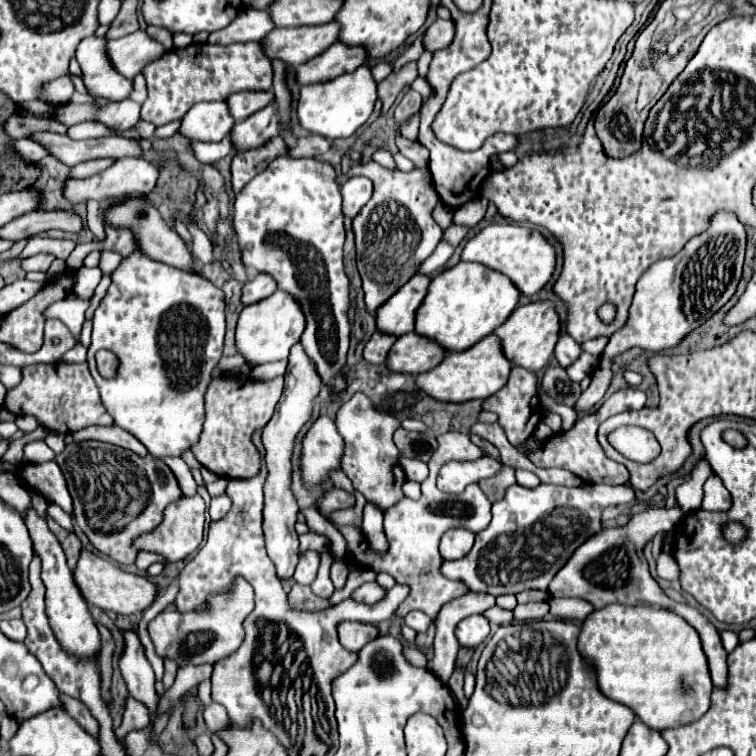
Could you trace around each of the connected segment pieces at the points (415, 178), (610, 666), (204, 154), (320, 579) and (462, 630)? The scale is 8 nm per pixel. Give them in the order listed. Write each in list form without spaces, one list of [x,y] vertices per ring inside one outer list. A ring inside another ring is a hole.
[[[377,162],[357,164],[349,174],[336,178],[342,186],[351,176],[367,176],[373,182],[373,196],[369,204],[353,218],[353,232],[357,240],[357,268],[363,280],[367,312],[375,314],[413,274],[419,266],[433,254],[437,248],[443,230],[433,220],[431,212],[439,202],[431,174],[427,168],[415,168],[411,172],[387,170]]]
[[[611,604],[589,614],[581,626],[579,650],[583,658],[595,668],[601,692],[625,706],[629,706],[637,718],[655,730],[679,728],[699,720],[709,710],[709,696],[713,690],[707,658],[701,648],[697,630],[687,624],[681,616],[647,606],[623,606]]]
[[[225,136],[221,142],[193,142],[193,152],[195,158],[201,162],[219,162],[221,158],[225,158],[227,154],[235,152],[235,146],[231,142],[231,136]]]
[[[323,552],[319,554],[321,556],[321,564],[319,564],[319,572],[317,572],[317,578],[313,580],[311,584],[311,590],[315,590],[315,594],[319,594],[321,598],[329,598],[333,594],[333,582],[329,578],[329,566],[333,562],[331,554],[329,552]]]
[[[481,614],[469,616],[457,624],[457,640],[461,646],[475,648],[489,636],[489,622]]]

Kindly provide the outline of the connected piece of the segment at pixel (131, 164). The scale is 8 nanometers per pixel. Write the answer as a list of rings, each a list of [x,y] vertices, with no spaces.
[[[121,158],[115,160],[113,166],[103,170],[101,174],[81,178],[81,180],[69,180],[65,188],[65,198],[71,200],[71,204],[87,202],[89,198],[103,200],[103,198],[113,198],[119,194],[149,194],[155,188],[155,182],[159,178],[159,172],[163,168],[163,160],[145,160],[145,158]]]

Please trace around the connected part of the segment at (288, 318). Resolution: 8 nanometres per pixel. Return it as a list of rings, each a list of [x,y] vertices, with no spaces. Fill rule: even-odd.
[[[277,290],[269,298],[263,298],[255,304],[249,304],[243,308],[239,322],[237,322],[237,350],[245,356],[247,362],[275,362],[289,356],[289,350],[293,344],[299,342],[301,334],[305,330],[305,314],[301,310],[301,304],[287,292]]]

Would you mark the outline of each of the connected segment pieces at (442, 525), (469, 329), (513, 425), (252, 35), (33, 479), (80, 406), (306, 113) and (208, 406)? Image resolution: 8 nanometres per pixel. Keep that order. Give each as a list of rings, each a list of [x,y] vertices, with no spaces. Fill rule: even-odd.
[[[447,432],[447,434],[439,436],[437,442],[439,442],[439,448],[433,454],[433,458],[429,460],[429,478],[421,484],[421,490],[423,490],[421,498],[419,500],[403,498],[395,506],[385,510],[383,526],[385,526],[385,536],[387,536],[387,542],[389,542],[389,550],[385,554],[379,554],[379,552],[371,550],[363,532],[357,530],[357,526],[333,524],[343,534],[345,542],[347,542],[345,560],[351,558],[353,564],[357,564],[359,568],[373,570],[375,574],[381,574],[381,572],[391,574],[397,584],[409,586],[407,598],[395,610],[395,616],[399,616],[399,618],[403,618],[411,610],[421,610],[431,620],[435,620],[443,604],[451,602],[453,598],[459,598],[459,596],[467,594],[467,586],[463,582],[447,580],[441,574],[443,558],[439,554],[439,540],[451,528],[467,528],[473,534],[479,534],[491,522],[491,502],[487,500],[487,496],[479,488],[479,484],[467,486],[467,490],[459,496],[443,494],[435,486],[437,472],[445,462],[449,462],[449,460],[479,460],[479,458],[485,456],[485,452],[469,440],[469,434]],[[445,514],[461,514],[461,518],[451,518],[451,516],[445,516]]]
[[[459,262],[457,266],[433,276],[427,298],[417,310],[415,332],[435,338],[449,352],[467,350],[509,318],[519,304],[519,296],[519,288],[497,270],[475,262]]]
[[[515,366],[515,368],[511,370],[509,382],[507,382],[499,392],[495,392],[491,398],[485,400],[483,410],[491,410],[491,412],[499,414],[499,424],[503,426],[503,430],[505,430],[509,442],[511,442],[513,446],[519,446],[519,444],[523,444],[529,436],[533,435],[533,430],[535,430],[541,419],[541,416],[531,416],[531,413],[534,411],[533,409],[542,414],[542,411],[539,409],[540,404],[538,401],[539,397],[537,394],[537,379],[535,374],[531,374],[531,372],[525,370],[525,368]]]
[[[247,8],[231,26],[217,30],[209,36],[209,44],[235,44],[235,42],[261,42],[275,28],[267,10]]]
[[[53,462],[39,466],[23,464],[19,476],[25,486],[43,494],[49,502],[57,502],[71,514],[71,496],[67,492],[66,480],[59,466],[53,466]]]
[[[87,362],[81,364],[31,364],[21,368],[21,382],[7,390],[3,408],[15,416],[35,416],[39,426],[57,434],[73,434],[87,426],[113,426],[113,418],[99,402],[97,386]]]
[[[359,66],[355,72],[337,76],[335,80],[303,86],[299,96],[299,122],[309,132],[321,134],[325,138],[349,138],[351,134],[355,134],[357,128],[367,122],[373,112],[375,100],[377,82],[373,80],[369,66]]]
[[[217,376],[211,380],[205,394],[205,426],[201,442],[191,448],[195,458],[221,478],[253,478],[261,470],[261,454],[253,444],[253,434],[261,430],[273,416],[279,400],[283,376],[267,382],[257,382],[243,376]]]

